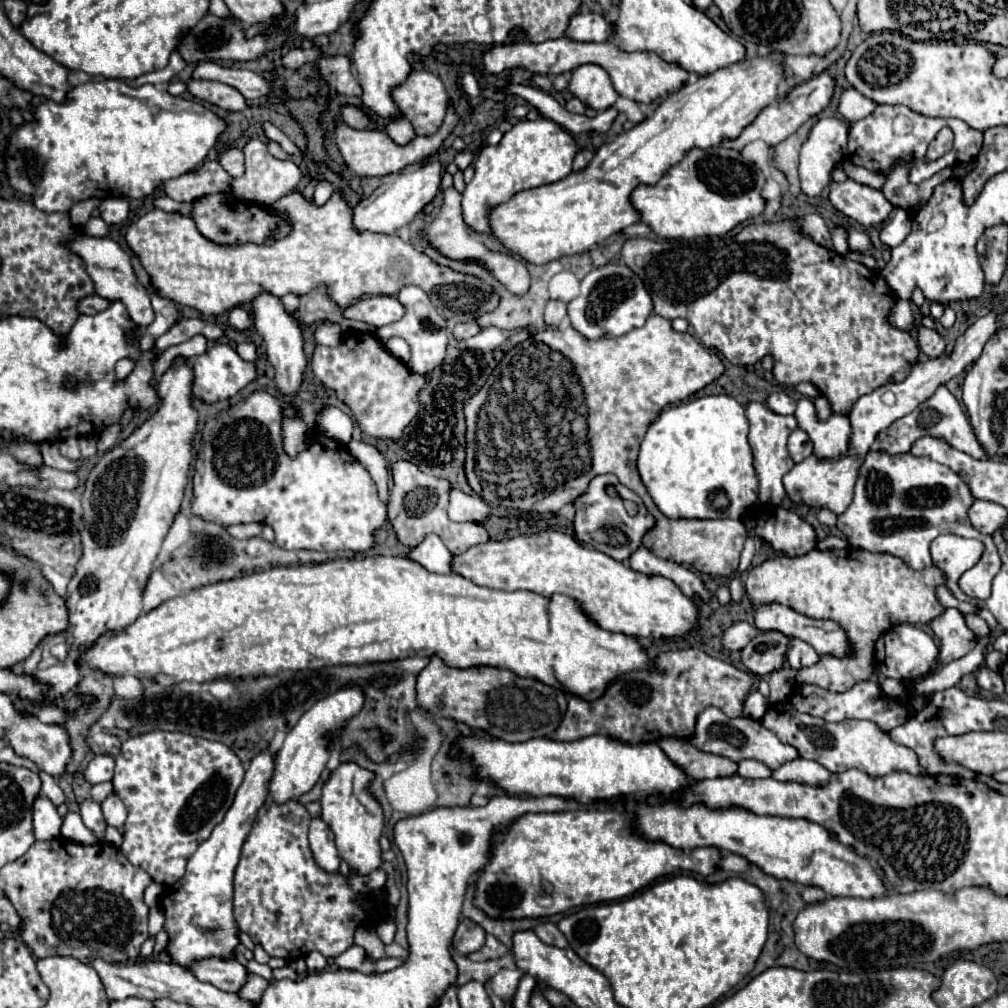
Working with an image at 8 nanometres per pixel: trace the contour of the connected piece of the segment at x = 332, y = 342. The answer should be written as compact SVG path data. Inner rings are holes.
M321 322L315 328L315 344L325 344L325 346L337 346L343 338L343 330L339 324L331 322Z

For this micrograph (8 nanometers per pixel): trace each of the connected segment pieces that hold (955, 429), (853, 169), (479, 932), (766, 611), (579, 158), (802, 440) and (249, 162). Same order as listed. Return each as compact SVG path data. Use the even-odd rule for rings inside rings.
M939 386L937 392L929 400L919 404L909 416L901 418L899 422L893 422L885 432L881 432L879 438L875 440L873 450L875 452L885 452L885 454L907 454L911 450L913 442L923 438L923 436L933 436L937 440L947 442L949 446L953 446L959 452L965 452L965 454L969 454L973 458L979 458L979 460L987 460L987 454L979 446L967 416L963 414L963 410L961 410L959 402L955 400L955 396L945 386Z
M843 162L843 164L839 164L839 166L849 174L849 178L853 178L853 180L859 182L859 184L865 184L865 186L871 186L871 188L881 190L881 186L883 186L883 182L885 182L885 176L883 176L883 174L875 174L875 172L863 170L861 166L855 166L855 164L851 164L851 162Z
M461 920L453 938L453 948L459 954L467 956L471 952L477 952L483 944L485 944L485 930L471 920Z
M759 604L755 606L755 626L761 630L761 632L781 632L785 636L795 636L795 638L803 638L805 642L809 642L817 654L831 654L831 656L847 656L849 654L849 642L843 634L843 630L831 622L831 620L815 620L815 618L809 618L809 616L803 616L799 612L795 612L793 608L789 606L783 606L783 604Z
M581 150L581 152L577 152L577 156L575 156L575 160L573 160L573 170L575 170L575 172L583 170L583 168L591 162L591 158L593 158L593 152L591 152L591 150Z
M793 430L789 436L789 454L793 462L803 462L813 454L813 442L809 440L807 432L803 430Z
M253 138L247 142L245 146L245 174L241 178L235 178L227 190L223 190L223 194L229 198L229 200L239 200L239 202L251 202L251 204L263 204L263 206L269 206L273 202L277 202L279 198L287 196L289 192L295 190L295 186L299 184L301 180L301 170L297 168L295 162L291 160L277 160L269 154L267 150L267 144Z

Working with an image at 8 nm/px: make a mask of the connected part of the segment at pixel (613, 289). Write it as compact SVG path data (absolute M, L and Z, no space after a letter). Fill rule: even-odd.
M605 264L591 270L581 282L581 294L571 300L567 308L573 328L587 338L627 334L629 330L643 326L651 310L653 302L643 282L623 264Z

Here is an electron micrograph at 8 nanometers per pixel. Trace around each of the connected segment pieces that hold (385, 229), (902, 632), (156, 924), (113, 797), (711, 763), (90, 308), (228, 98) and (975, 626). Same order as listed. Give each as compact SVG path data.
M429 160L427 164L409 166L407 170L401 170L395 174L395 178L387 178L389 182L383 182L371 196L361 200L353 210L353 226L363 232L381 232L381 234L393 234L399 228L413 222L413 218L435 200L441 176L443 176L443 164L439 160Z
M895 624L887 632L883 632L875 644L875 666L879 674L907 682L915 676L927 674L935 664L937 652L937 644L925 630L911 624Z
M153 906L149 910L149 932L151 932L151 936L155 936L157 932L161 932L163 924L165 924L165 914L157 906Z
M109 794L103 802L101 802L101 808L103 808L103 816L105 816L105 822L109 826L115 826L115 828L123 828L125 824L125 818L127 818L127 808L125 804L119 800L117 794Z
M659 738L661 750L679 766L685 774L695 780L705 778L731 778L737 776L737 762L725 756L709 754L693 746L689 740L677 738Z
M93 294L93 296L81 298L81 300L77 302L77 310L79 310L79 314L97 314L99 310L105 310L109 304L111 304L109 300L99 298L97 294Z
M189 78L185 84L187 84L187 90L199 100L211 102L225 110L245 110L245 98L235 88L231 88L223 82Z
M967 614L967 616L965 616L965 622L967 622L967 626L971 628L971 632L973 632L977 638L985 638L985 636L991 634L987 622L985 622L979 614Z

